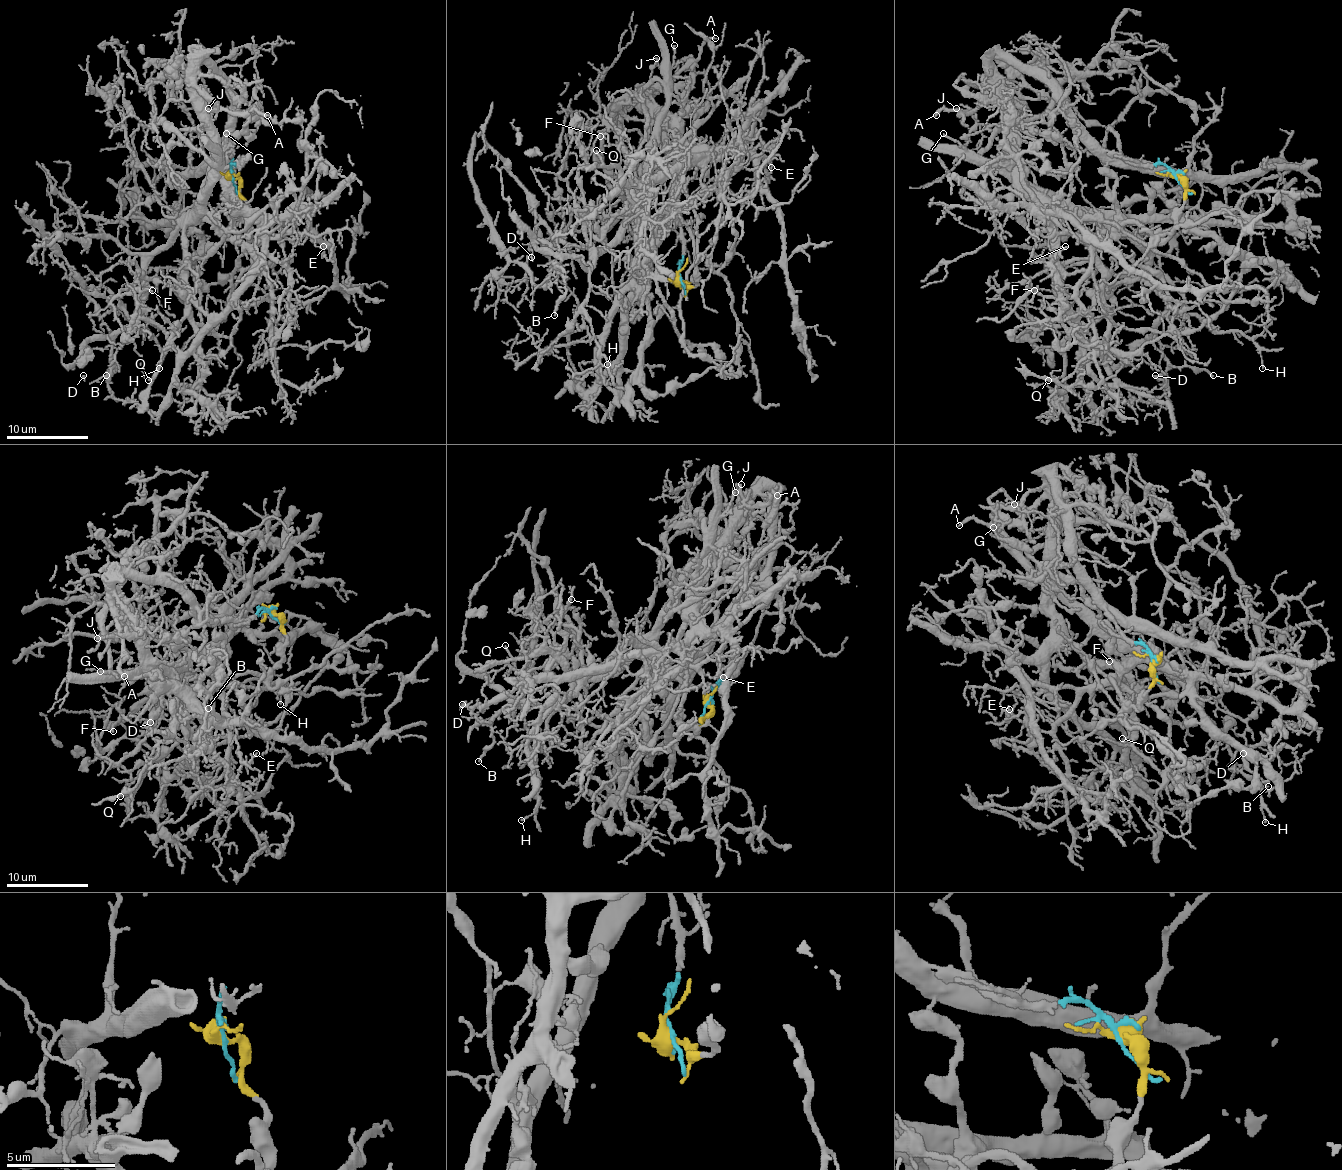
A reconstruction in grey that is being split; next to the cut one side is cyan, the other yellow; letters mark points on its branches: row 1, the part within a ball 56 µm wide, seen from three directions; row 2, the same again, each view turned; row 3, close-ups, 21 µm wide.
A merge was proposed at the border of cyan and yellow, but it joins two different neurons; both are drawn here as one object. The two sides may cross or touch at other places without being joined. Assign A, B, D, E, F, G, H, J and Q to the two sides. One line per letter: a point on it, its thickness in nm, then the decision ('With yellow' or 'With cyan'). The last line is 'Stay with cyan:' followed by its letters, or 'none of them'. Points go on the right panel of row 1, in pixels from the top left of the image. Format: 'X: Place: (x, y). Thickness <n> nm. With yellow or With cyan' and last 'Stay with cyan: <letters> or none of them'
A: Place: (936, 115). Thickness 240 nm. With cyan
B: Place: (1213, 375). Thickness 150 nm. With yellow
D: Place: (1155, 375). Thickness 150 nm. With yellow
E: Place: (1065, 246). Thickness 110 nm. With yellow
F: Place: (1034, 290). Thickness 140 nm. With yellow
G: Place: (943, 133). Thickness 160 nm. With yellow
H: Place: (1262, 368). Thickness 130 nm. With yellow
J: Place: (956, 108). Thickness 190 nm. With cyan
Q: Place: (1048, 380). Thickness 120 nm. With yellow
Stay with cyan: A, J

